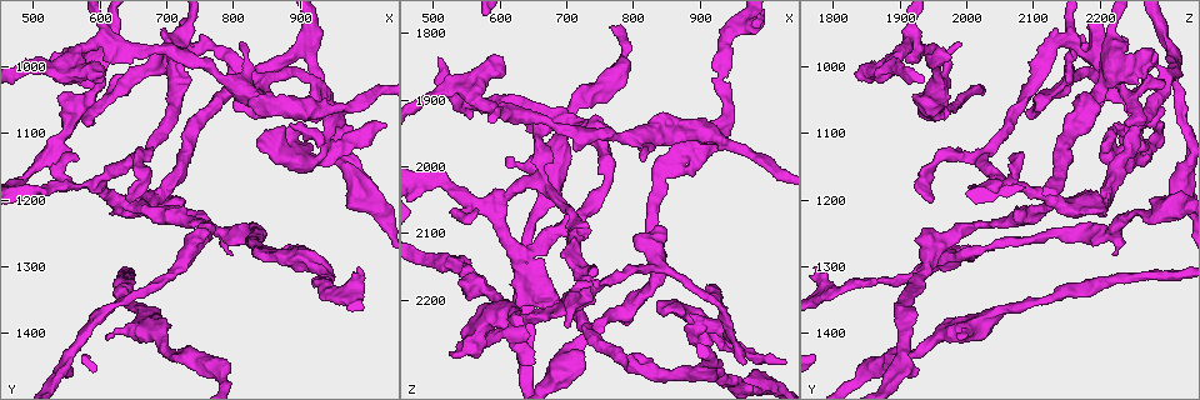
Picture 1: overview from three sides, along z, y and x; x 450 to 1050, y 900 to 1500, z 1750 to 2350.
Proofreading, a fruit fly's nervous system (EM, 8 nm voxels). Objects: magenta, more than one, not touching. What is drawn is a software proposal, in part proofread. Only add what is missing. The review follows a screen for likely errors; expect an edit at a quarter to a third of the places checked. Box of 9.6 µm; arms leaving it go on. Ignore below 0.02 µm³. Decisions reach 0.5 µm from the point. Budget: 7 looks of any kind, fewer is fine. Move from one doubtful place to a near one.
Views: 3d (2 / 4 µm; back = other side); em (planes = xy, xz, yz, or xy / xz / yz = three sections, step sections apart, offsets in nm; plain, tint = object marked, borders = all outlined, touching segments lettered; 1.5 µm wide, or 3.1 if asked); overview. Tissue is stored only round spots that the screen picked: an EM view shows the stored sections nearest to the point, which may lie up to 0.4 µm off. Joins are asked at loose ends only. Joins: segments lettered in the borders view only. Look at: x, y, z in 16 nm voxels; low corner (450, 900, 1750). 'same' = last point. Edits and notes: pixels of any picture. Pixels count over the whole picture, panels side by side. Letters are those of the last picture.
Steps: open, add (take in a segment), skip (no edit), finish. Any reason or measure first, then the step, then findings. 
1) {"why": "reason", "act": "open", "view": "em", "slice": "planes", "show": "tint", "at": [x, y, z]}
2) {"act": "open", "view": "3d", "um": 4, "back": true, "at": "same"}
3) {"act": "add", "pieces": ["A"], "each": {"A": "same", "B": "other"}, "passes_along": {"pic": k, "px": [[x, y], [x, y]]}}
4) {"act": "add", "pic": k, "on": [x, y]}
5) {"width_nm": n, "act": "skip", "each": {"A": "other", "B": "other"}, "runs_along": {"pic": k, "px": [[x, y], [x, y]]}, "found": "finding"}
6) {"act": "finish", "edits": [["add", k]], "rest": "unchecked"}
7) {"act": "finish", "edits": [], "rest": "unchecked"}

{"why": "branch stops here", "act": "open", "view": "3d", "um": 4, "at": [610, 1400, 1985]}

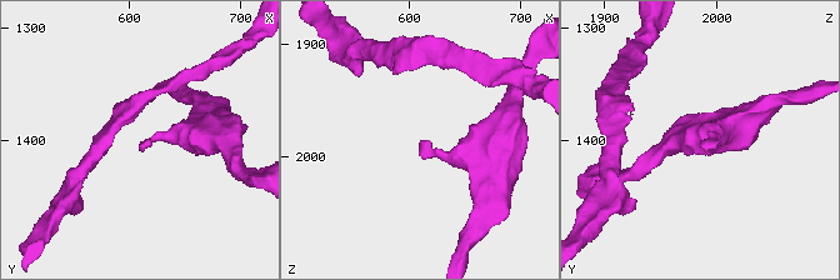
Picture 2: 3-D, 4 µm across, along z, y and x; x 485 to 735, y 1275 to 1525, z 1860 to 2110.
{"act": "open", "view": "em", "slice": "planes", "show": "borders", "at": [612, 1404, 1988]}

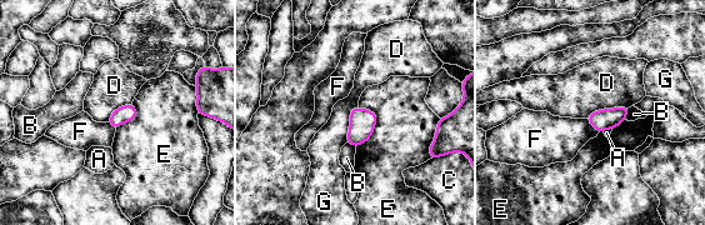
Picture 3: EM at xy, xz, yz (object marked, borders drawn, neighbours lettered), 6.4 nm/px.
{"longest_contact_nm": ["D", 300], "act": "skip", "each": {"A": "other", "B": "other", "C": "other", "D": "other", "E": "other", "F": "other", "G": "other"}, "border": {"pic": 3, "px": [[630, 106], [603, 108], [585, 118]]}, "found": "no lettered segment goes on from it"}

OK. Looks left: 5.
{"why": "an open end", "act": "open", "view": "3d", "um": 4, "back": true, "at": [570, 1085, 2245]}

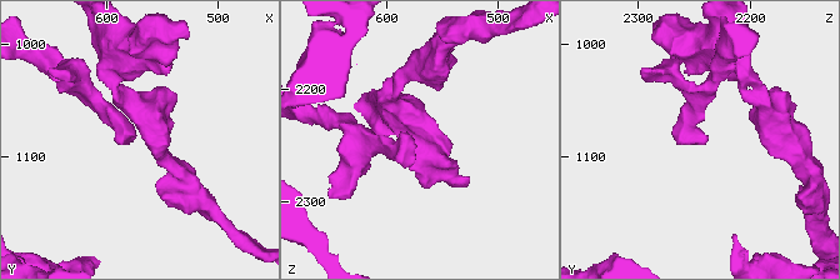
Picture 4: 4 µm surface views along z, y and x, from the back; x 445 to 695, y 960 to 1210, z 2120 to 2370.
{"act": "open", "view": "em", "slice": "planes", "show": "borders", "at": [572, 1082, 2250]}

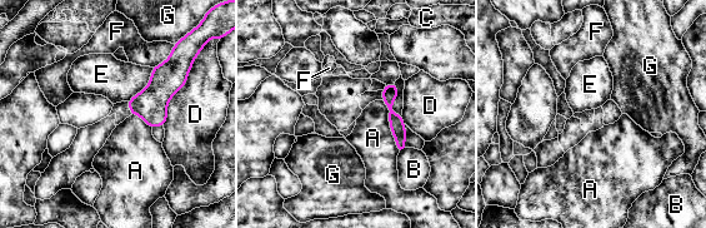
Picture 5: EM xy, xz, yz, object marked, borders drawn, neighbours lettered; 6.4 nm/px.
{"act": "skip", "each": {"A": "other", "B": "other", "C": "other", "D": "other", "E": "other", "F": "other", "G": "other"}, "runs_along": {"pic": 5, "px": [[390, 87], [390, 112], [401, 144]]}, "found": "none of them fits"}

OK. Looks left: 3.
{"why": "free end", "act": "open", "view": "em", "slice": "planes", "show": "borders", "at": [810, 965, 1995]}

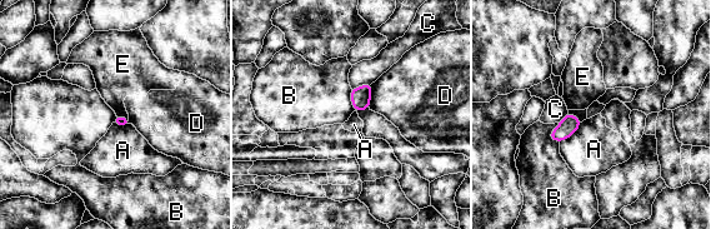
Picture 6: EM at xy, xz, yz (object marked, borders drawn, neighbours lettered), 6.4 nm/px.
{"act": "skip", "each": {"A": "other", "B": "other", "C": "other", "D": "other", "E": "other"}, "border": {"pic": 6, "px": [[581, 123], [574, 133], [560, 143]]}, "found": "no lettered segment goes on from it"}

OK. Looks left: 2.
{"act": "finish", "edits": [], "rest": "unchecked"}

